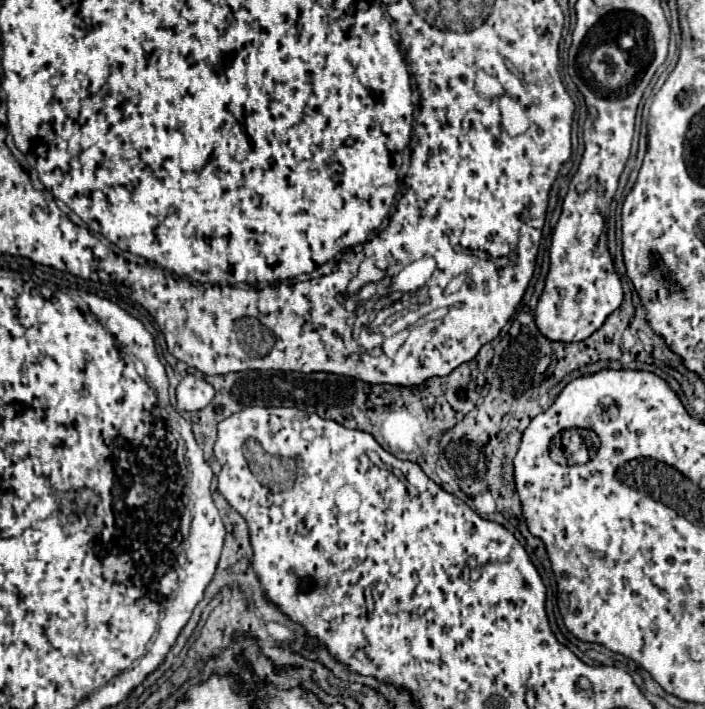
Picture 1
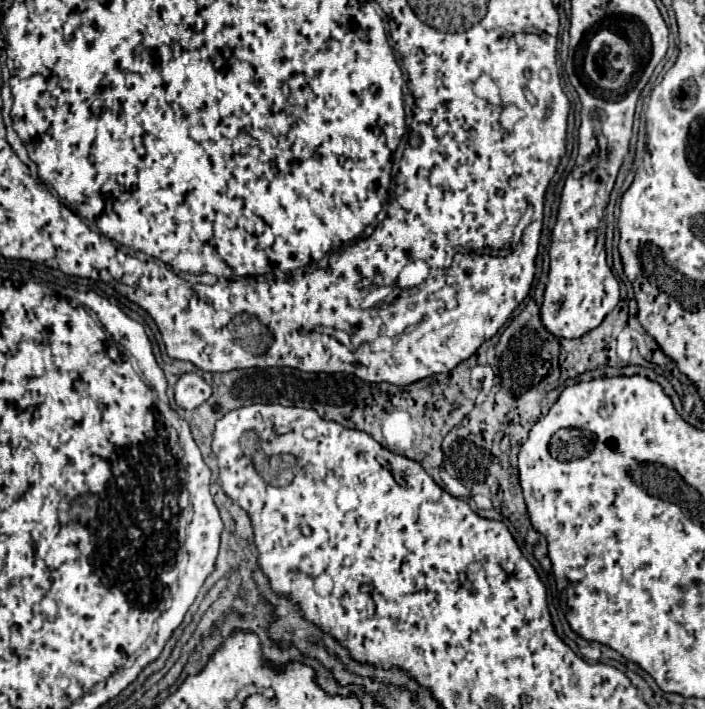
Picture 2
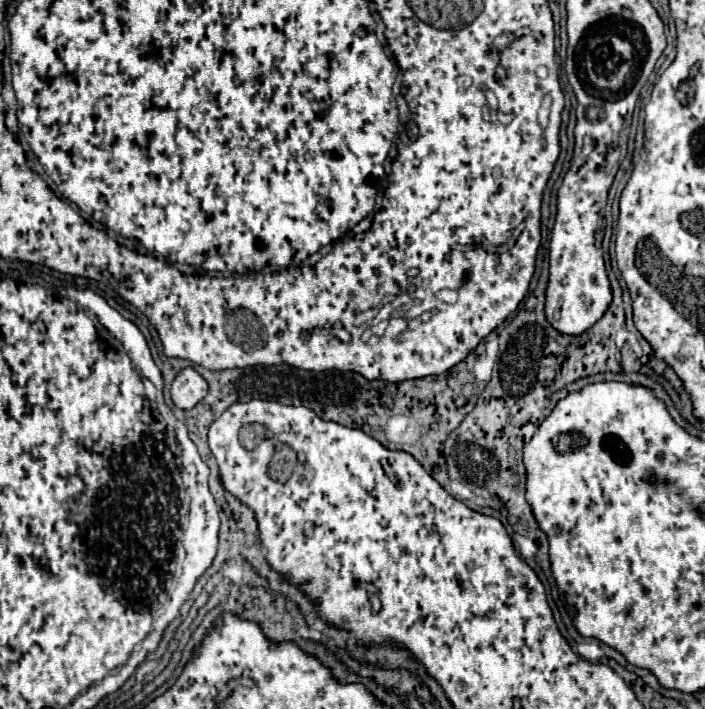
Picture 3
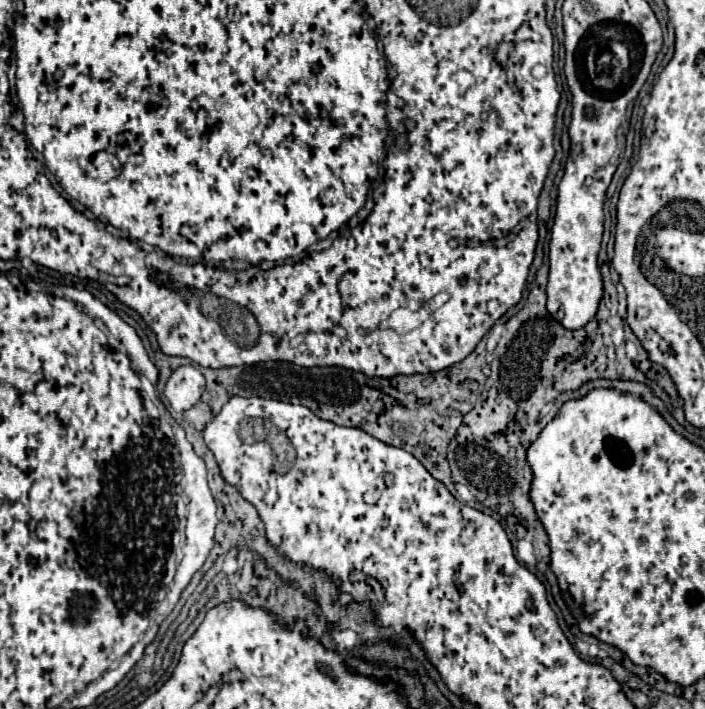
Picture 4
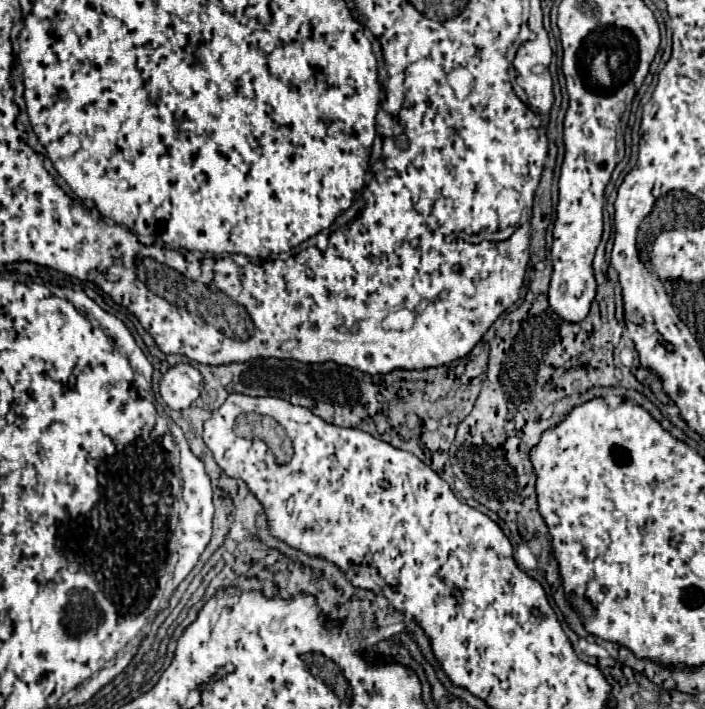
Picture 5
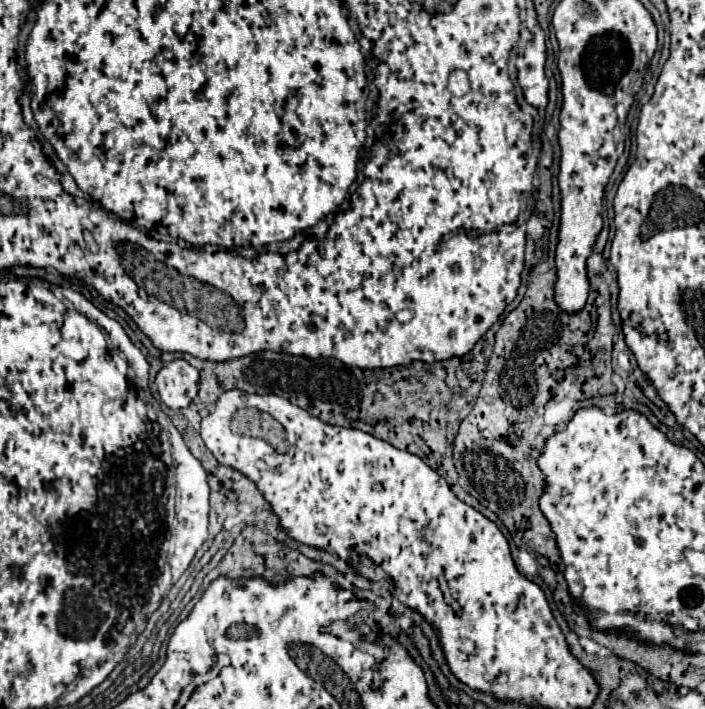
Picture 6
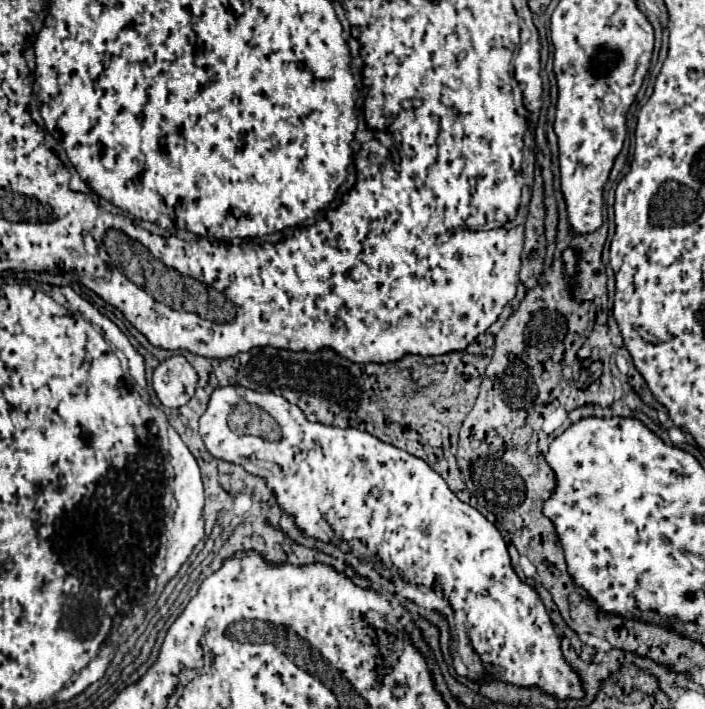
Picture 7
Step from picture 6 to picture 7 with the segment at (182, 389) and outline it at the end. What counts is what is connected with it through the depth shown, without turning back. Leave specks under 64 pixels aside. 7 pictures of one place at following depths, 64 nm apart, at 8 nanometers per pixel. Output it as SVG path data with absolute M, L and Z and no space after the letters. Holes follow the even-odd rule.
M184 356L164 360L152 376L152 388L158 400L168 408L180 408L194 396L198 374Z

